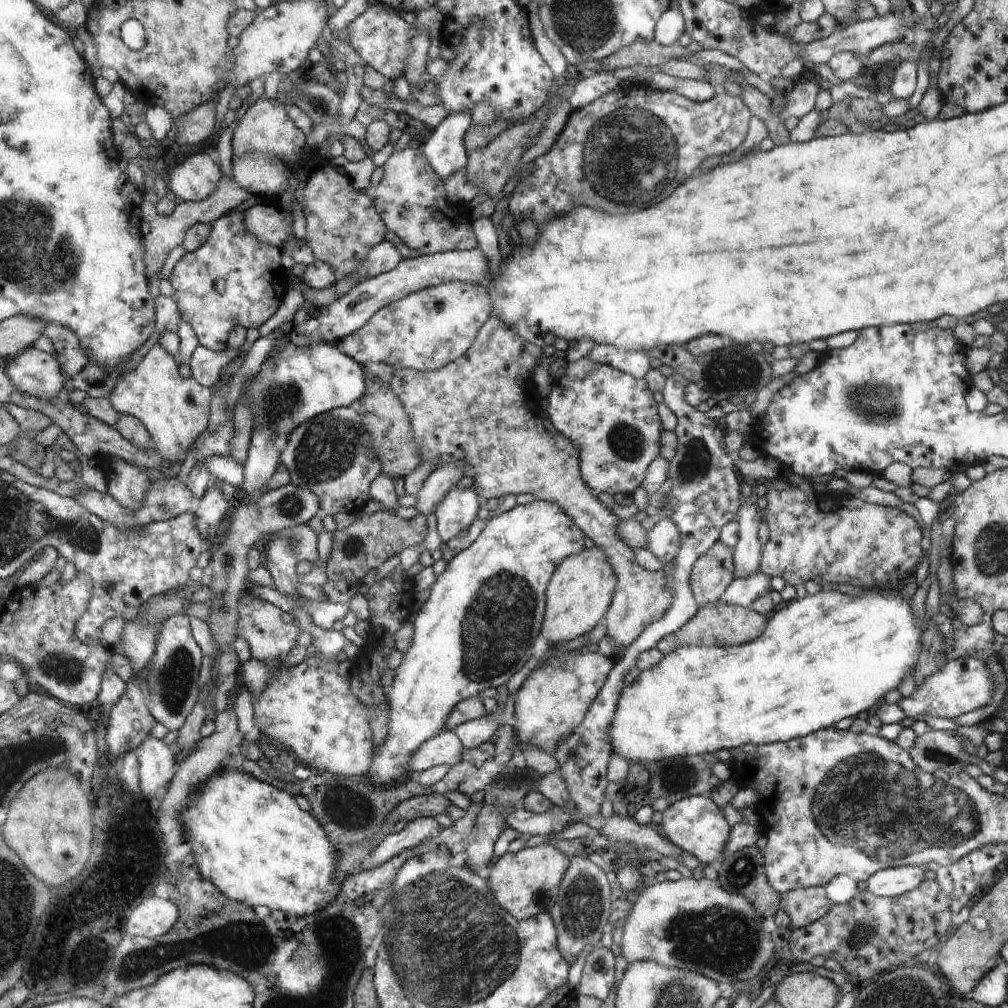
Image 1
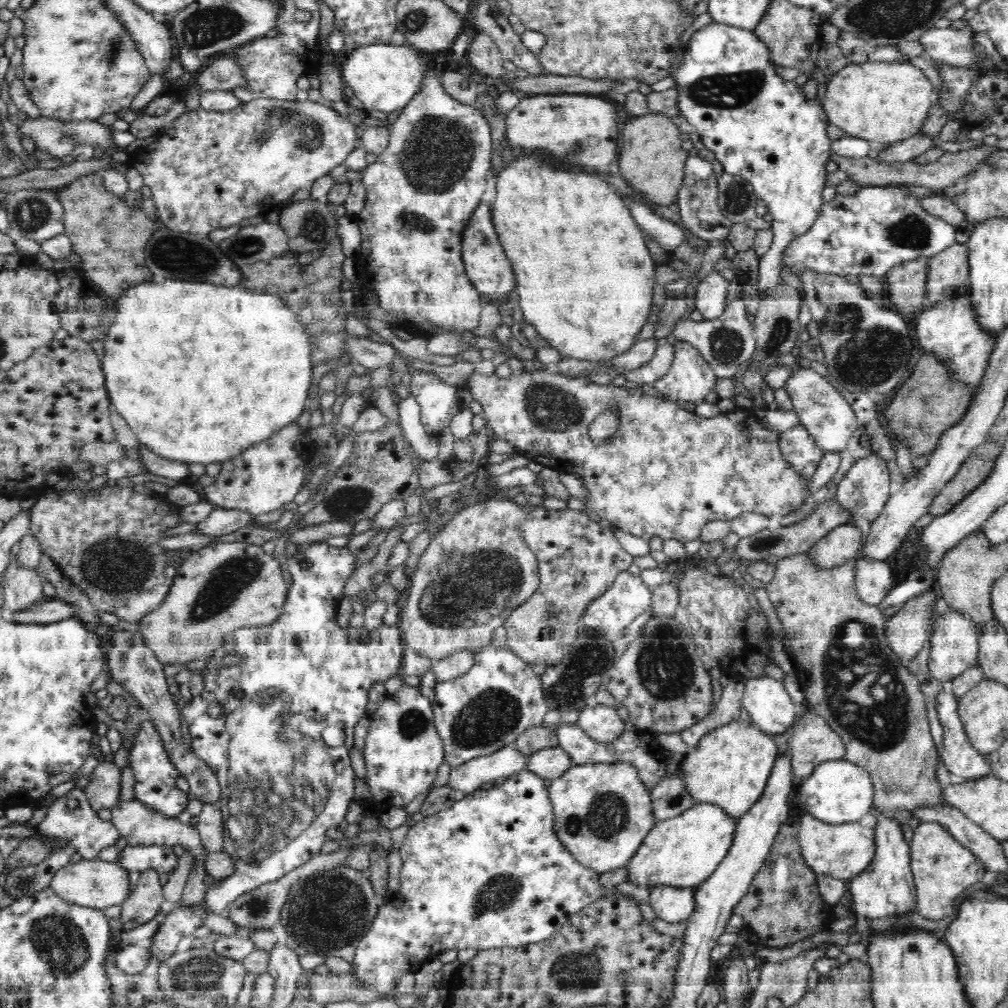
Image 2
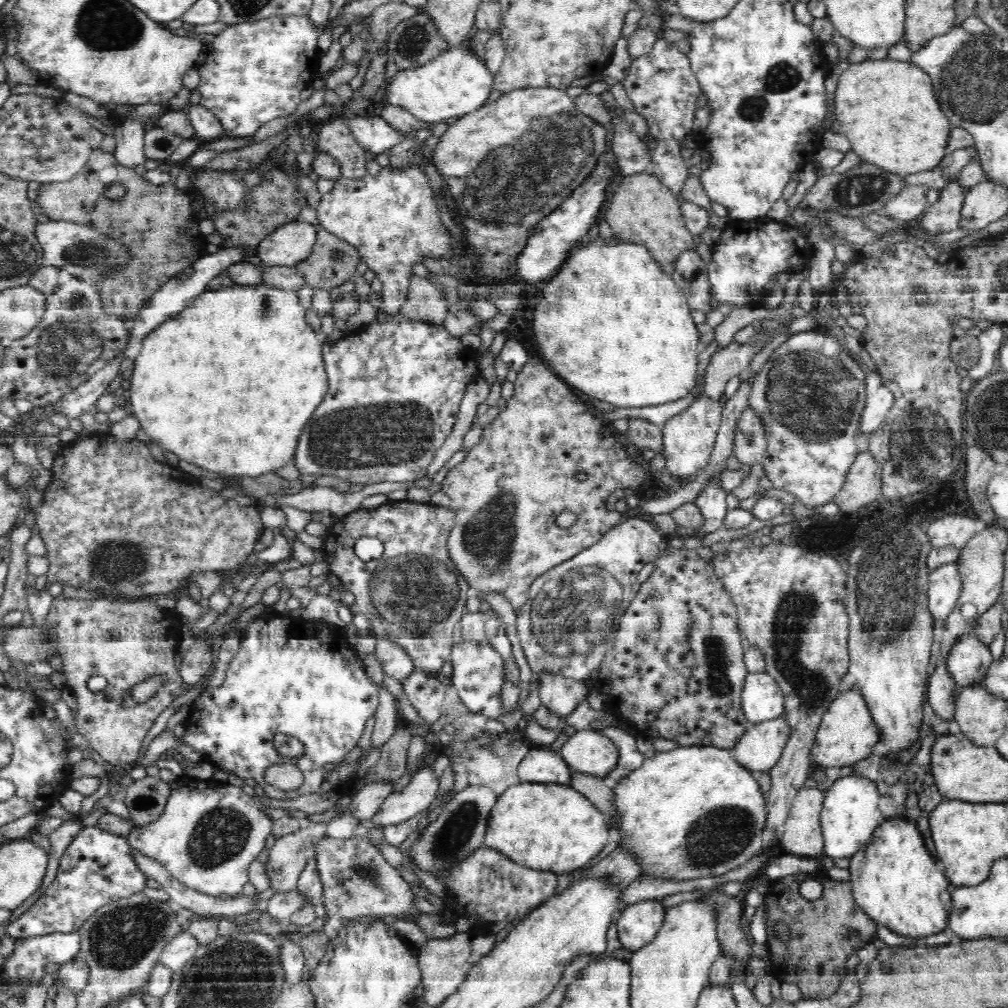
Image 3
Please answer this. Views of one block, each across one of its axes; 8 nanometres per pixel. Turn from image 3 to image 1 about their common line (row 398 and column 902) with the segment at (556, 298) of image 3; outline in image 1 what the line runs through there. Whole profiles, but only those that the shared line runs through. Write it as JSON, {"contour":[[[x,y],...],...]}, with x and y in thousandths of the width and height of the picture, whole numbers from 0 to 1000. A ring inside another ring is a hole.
{"contour":[[[867,583],[861,585],[859,591],[846,592],[832,585],[821,587],[818,584],[808,591],[800,590],[796,594],[785,595],[780,602],[769,605],[762,612],[760,625],[744,637],[723,642],[675,640],[665,649],[658,650],[653,659],[635,666],[634,671],[617,684],[603,725],[607,746],[611,746],[623,755],[645,759],[667,751],[697,749],[702,746],[707,748],[716,742],[732,743],[733,740],[742,737],[749,739],[779,737],[826,721],[835,712],[843,712],[843,710],[847,712],[853,706],[859,707],[861,702],[867,702],[867,698],[875,694],[879,687],[891,683],[892,677],[899,668],[907,669],[911,645],[914,645],[913,628],[917,626],[915,615],[907,615],[904,598],[893,590],[893,587],[887,587],[886,590],[884,585]],[[909,616],[914,617],[914,625],[911,625]]]}

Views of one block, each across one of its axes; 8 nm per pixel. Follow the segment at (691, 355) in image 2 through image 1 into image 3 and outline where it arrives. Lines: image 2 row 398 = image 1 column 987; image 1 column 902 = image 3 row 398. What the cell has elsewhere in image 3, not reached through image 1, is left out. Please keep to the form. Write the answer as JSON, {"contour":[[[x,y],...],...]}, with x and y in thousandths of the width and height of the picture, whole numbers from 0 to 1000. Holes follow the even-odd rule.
{"contour":[[[696,389],[681,407],[664,415],[658,421],[660,464],[667,472],[690,472],[704,458],[706,444],[708,444],[715,420],[716,408],[714,398],[710,398]]]}

